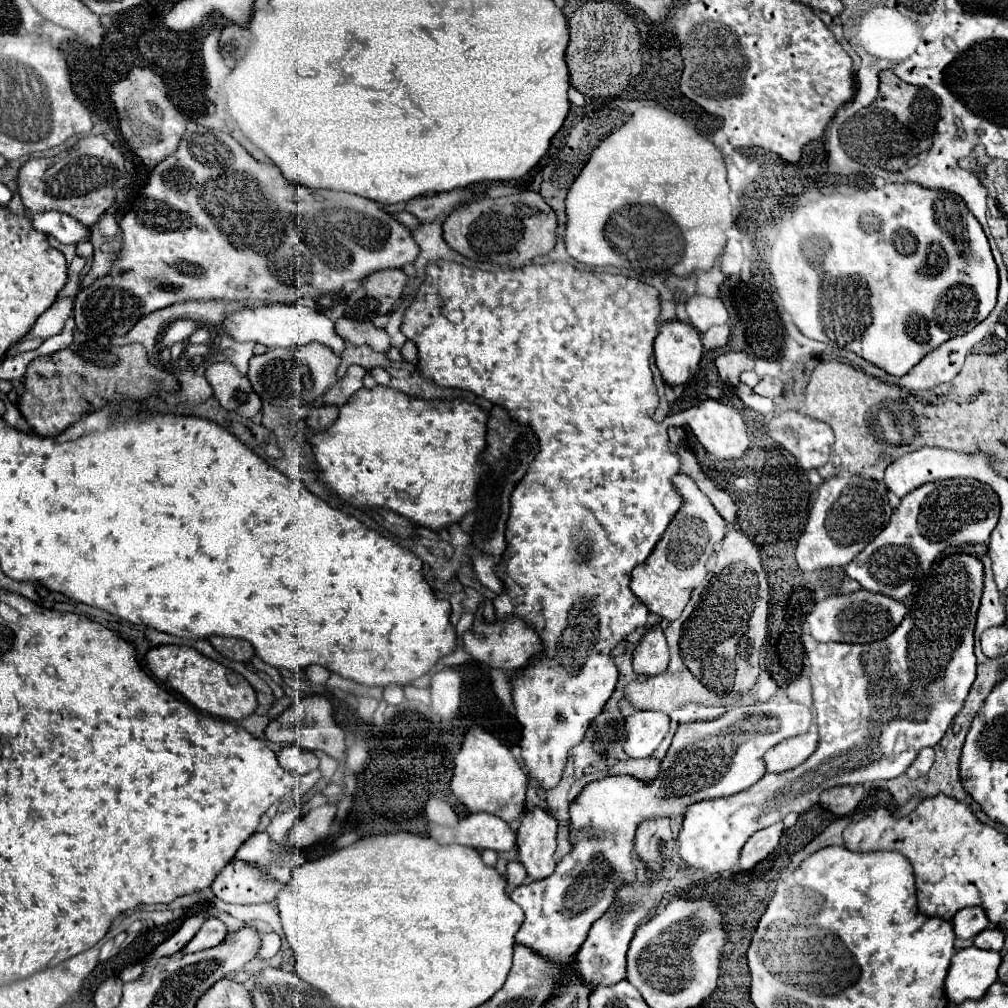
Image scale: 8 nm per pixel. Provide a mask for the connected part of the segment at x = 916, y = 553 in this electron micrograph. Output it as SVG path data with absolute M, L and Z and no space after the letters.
M943 479L927 483L913 489L901 499L887 527L851 563L845 565L845 573L851 579L859 581L861 587L867 591L883 593L895 601L903 601L911 593L917 575L927 573L933 567L933 563L939 561L943 555L961 551L965 545L987 545L989 535L997 523L999 523L999 499L989 485L979 483L975 479Z

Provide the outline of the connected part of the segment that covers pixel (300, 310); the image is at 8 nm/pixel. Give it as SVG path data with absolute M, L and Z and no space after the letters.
M299 303L239 309L235 313L229 313L223 319L223 329L235 341L253 341L267 347L299 347L309 341L319 341L337 353L345 349L345 341L335 333L333 321L325 317L323 313L319 313L317 309L311 309Z

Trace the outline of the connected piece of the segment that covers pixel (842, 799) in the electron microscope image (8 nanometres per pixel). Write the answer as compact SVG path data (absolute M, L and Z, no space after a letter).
M841 785L823 791L819 797L819 804L839 817L849 815L859 801L865 797L863 785Z

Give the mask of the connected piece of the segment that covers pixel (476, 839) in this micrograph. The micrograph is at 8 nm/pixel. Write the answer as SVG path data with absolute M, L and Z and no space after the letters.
M489 813L467 815L455 827L431 825L431 835L441 845L459 843L493 851L511 851L515 847L515 833L511 827L497 815Z

